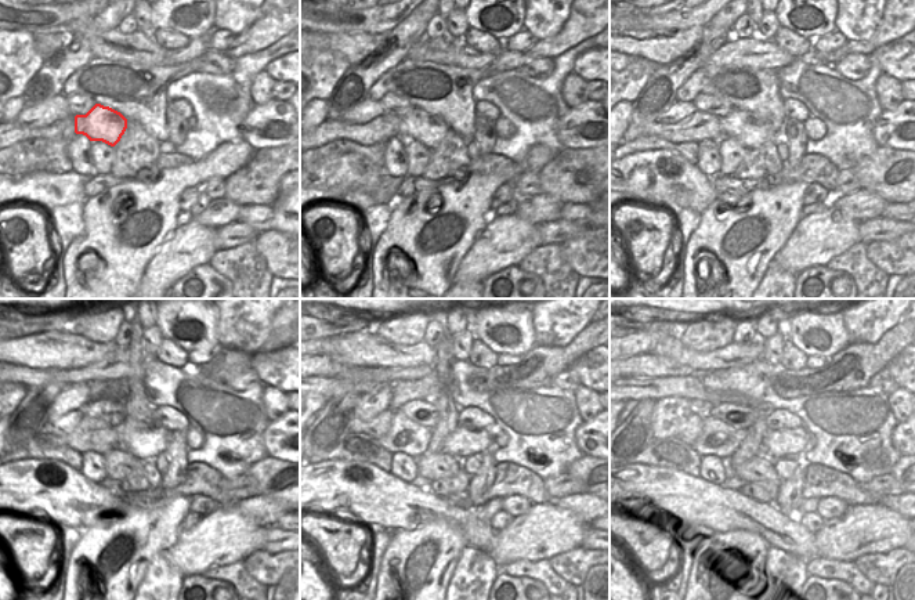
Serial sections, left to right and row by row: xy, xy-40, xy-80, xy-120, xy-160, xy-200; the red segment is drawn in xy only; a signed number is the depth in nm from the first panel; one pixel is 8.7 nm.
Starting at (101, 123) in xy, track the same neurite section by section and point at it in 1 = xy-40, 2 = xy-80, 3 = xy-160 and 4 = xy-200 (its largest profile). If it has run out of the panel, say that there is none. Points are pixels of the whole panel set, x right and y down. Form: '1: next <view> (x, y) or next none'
1: next xy-40 (419, 125)
2: next xy-80 (747, 129)
3: next xy-160 (463, 443)
4: next xy-200 (777, 444)

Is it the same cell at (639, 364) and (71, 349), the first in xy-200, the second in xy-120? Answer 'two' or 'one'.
two

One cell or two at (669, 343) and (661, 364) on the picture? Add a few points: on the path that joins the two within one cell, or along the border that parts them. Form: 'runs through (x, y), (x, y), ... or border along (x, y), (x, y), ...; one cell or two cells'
border along (654, 351), (694, 368); two cells

